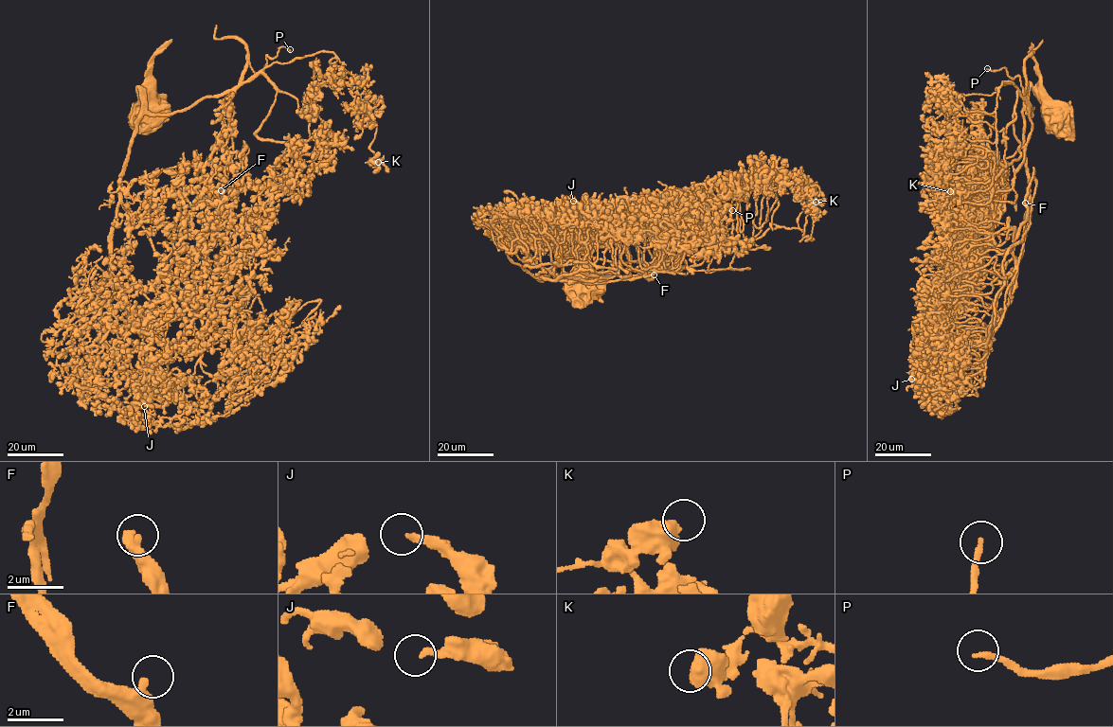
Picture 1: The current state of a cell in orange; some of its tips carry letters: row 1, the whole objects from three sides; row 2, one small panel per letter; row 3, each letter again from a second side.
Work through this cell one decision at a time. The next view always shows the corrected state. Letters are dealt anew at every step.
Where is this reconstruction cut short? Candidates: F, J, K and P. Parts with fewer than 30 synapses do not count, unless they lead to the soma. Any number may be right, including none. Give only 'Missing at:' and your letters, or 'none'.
Missing at: P

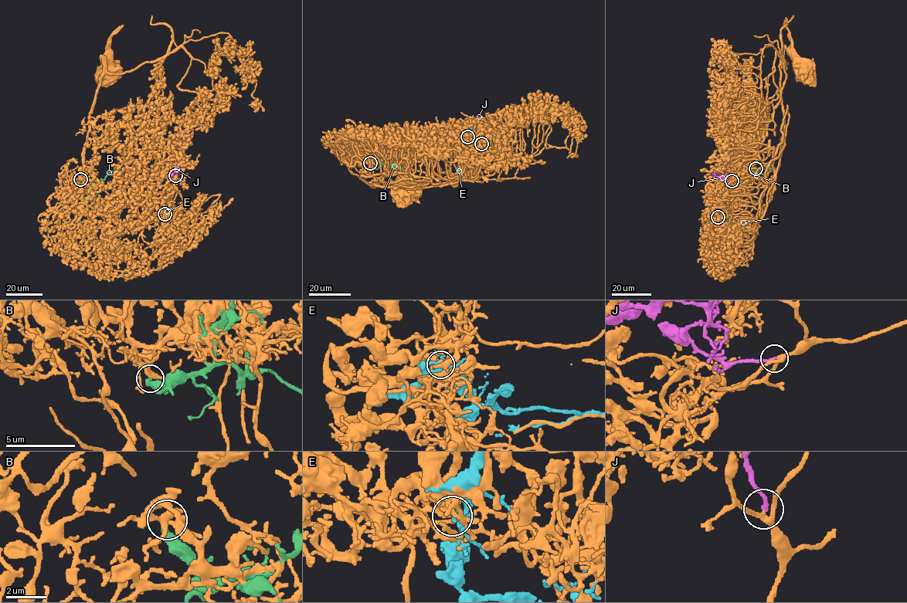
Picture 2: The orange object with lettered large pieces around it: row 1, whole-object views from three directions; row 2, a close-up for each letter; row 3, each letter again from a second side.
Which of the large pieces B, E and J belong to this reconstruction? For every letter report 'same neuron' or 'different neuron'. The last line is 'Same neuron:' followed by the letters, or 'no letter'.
B: different neuron
E: different neuron
J: same neuron
Same neuron: J

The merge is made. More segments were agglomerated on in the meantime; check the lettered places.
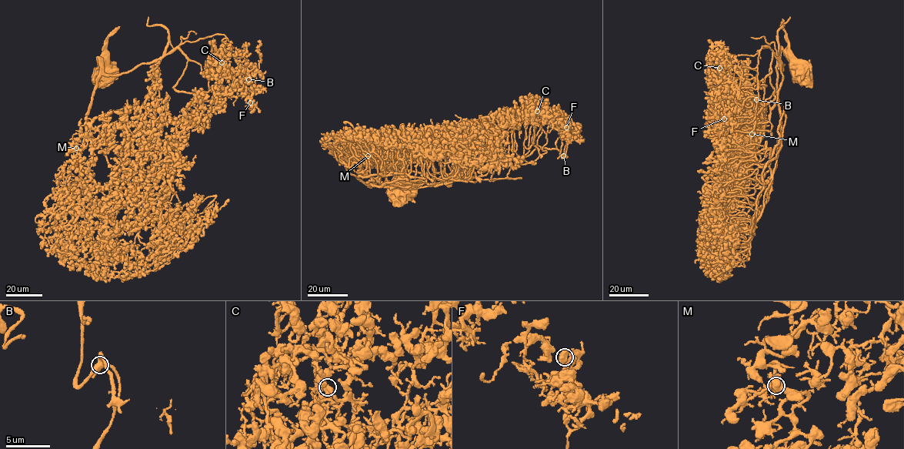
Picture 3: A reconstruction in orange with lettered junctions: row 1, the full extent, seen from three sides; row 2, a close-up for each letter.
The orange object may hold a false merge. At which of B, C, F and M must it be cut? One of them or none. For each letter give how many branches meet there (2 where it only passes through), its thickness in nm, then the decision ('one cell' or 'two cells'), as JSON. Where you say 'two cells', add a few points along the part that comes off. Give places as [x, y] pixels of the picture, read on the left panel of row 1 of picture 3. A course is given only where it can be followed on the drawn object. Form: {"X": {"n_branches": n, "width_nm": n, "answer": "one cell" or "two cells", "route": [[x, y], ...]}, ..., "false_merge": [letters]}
{"B": {"n_branches": 4, "width_nm": 500, "answer": "one cell"}, "C": {"n_branches": 3, "width_nm": 400, "answer": "one cell"}, "F": {"n_branches": 2, "width_nm": 600, "answer": "one cell"}, "M": {"n_branches": 3, "width_nm": 500, "answer": "one cell"}, "false_merge": []}

